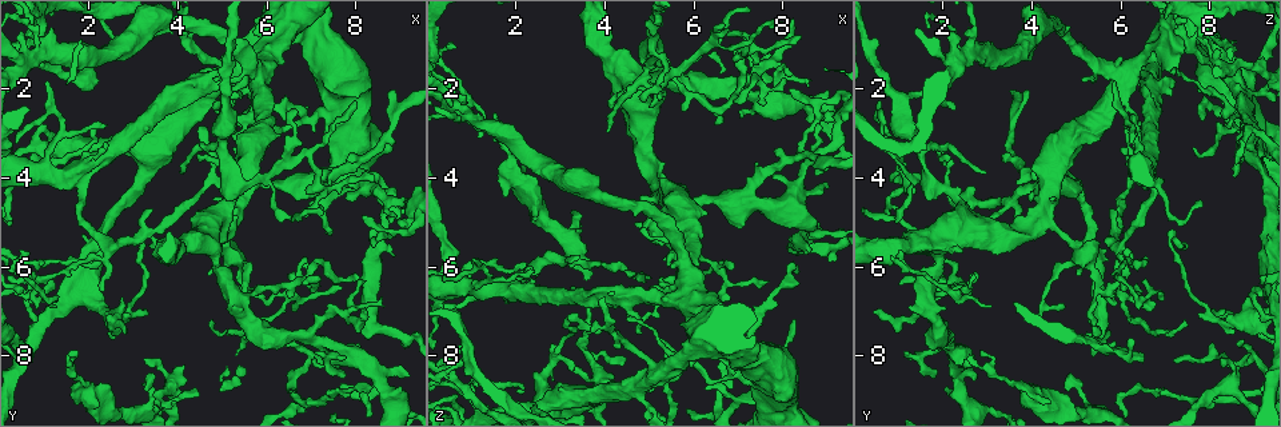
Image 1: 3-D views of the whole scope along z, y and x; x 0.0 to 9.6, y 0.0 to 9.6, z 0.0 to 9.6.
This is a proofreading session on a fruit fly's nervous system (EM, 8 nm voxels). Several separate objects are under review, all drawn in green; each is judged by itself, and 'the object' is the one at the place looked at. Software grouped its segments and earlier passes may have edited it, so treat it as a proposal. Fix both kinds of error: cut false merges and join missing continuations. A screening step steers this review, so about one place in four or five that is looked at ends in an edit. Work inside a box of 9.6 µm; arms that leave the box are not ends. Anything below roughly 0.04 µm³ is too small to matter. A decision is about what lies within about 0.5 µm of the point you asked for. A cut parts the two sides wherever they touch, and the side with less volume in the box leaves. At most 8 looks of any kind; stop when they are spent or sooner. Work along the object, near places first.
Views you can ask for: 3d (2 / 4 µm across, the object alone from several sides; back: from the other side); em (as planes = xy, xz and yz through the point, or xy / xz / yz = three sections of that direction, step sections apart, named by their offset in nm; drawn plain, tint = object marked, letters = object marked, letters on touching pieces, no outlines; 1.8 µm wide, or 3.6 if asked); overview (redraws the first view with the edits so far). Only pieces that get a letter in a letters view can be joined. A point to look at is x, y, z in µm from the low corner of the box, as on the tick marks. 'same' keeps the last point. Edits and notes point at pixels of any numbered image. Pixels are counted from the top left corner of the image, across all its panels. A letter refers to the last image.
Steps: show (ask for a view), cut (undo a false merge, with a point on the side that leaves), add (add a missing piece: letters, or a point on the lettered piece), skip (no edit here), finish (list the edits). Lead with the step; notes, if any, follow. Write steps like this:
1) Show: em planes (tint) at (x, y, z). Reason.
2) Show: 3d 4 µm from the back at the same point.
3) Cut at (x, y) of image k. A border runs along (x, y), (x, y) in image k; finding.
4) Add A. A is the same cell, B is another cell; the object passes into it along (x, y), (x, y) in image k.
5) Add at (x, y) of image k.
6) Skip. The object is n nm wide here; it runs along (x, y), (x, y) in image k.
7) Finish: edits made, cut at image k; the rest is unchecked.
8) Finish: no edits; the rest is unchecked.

Show: 3d 4 µm at (6.50, 6.20, 2.80). An open end.

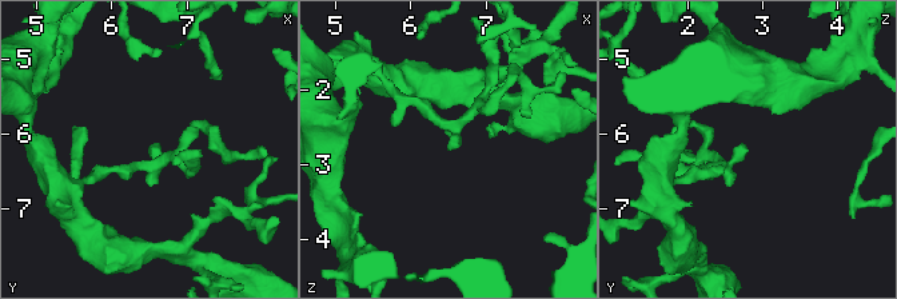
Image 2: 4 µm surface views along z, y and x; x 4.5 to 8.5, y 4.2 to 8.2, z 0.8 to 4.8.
Show: em planes (letters) at (6.50, 6.15, 2.75).

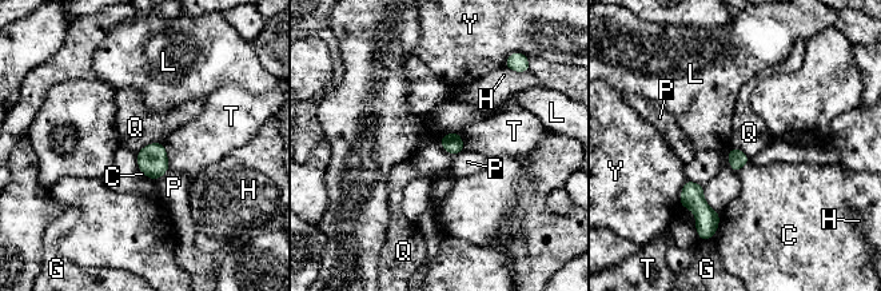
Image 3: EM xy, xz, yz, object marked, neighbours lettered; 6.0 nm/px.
Skip. The longest contact is with Q, 180 nm; C, G, H, L, P, Q, T and Y are other cells; a border runs along (163, 143), (148, 143), (136, 154) in image 3; no lettered piece goes on from it.

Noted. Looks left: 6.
Show: em xz step 8 (tint) at (5.80, 1.65, 6.25).

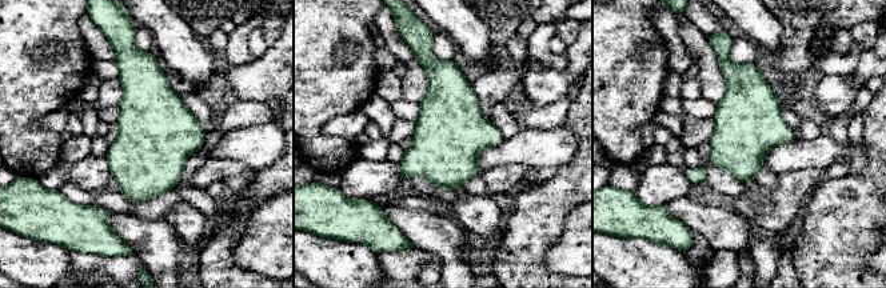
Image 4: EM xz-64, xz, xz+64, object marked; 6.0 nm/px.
Show: em xy step 4 (tint) at the same point. Cut it another way.

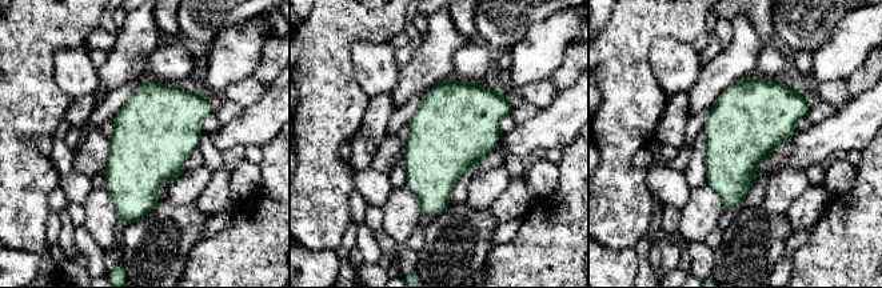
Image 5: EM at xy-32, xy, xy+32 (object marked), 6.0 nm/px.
Show: em xy step 4 (letters) at the same point. See the neighbours.

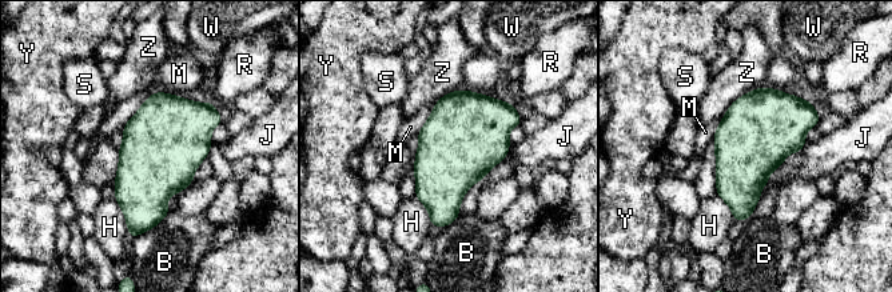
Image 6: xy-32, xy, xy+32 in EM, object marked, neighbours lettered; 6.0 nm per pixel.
Skip. The object is 460 nm wide here; B, H, J, M, R, S, W, Y and Z are other cells; a border runs along (807, 142), (771, 174), (760, 196) in image 6; one cell here.

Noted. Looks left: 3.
Show: 3d 4 µm at (1.90, 3.80, 6.50). Two arms in line, one across.

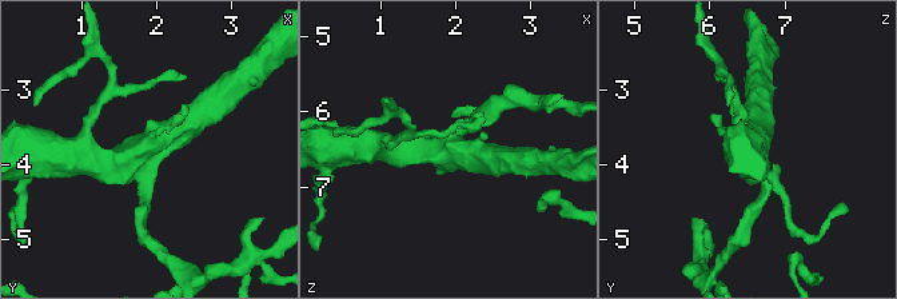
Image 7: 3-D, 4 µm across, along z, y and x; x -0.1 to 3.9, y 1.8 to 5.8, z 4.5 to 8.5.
Show: em xy step 8 (tint) at (1.85, 3.80, 6.55). Shape alone is not enough.

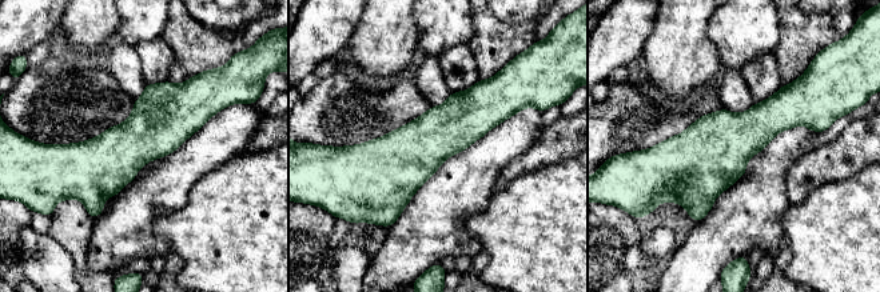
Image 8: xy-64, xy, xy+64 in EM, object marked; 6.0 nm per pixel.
Show: em planes (letters) at the same point.

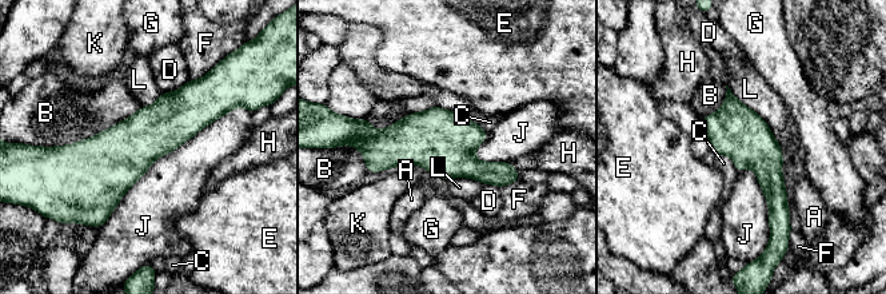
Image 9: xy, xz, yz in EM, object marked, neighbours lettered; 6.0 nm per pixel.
Skip. A, B, C, D, E, F, G, H, J, K and L are other cells; it runs along (729, 95), (774, 221) in image 9; one cell here.

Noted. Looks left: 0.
Finish: no edits; the rest is unchecked.

